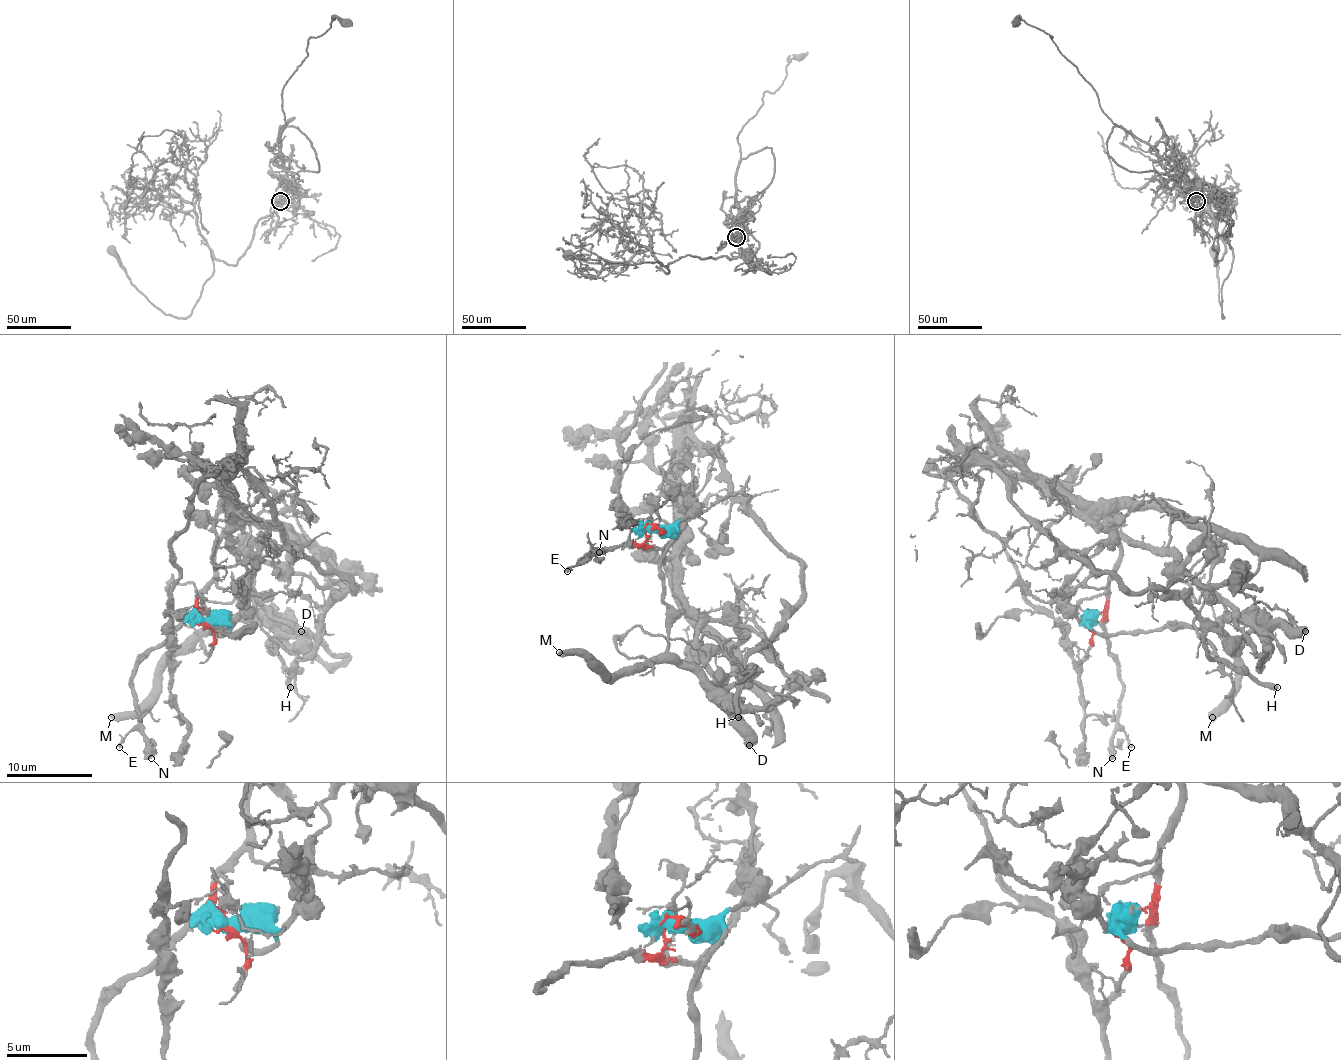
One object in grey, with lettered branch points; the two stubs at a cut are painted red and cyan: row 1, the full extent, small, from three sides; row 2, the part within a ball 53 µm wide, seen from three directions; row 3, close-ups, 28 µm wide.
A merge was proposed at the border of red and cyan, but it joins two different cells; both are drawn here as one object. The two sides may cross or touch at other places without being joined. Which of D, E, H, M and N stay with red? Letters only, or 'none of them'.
E, H, N

